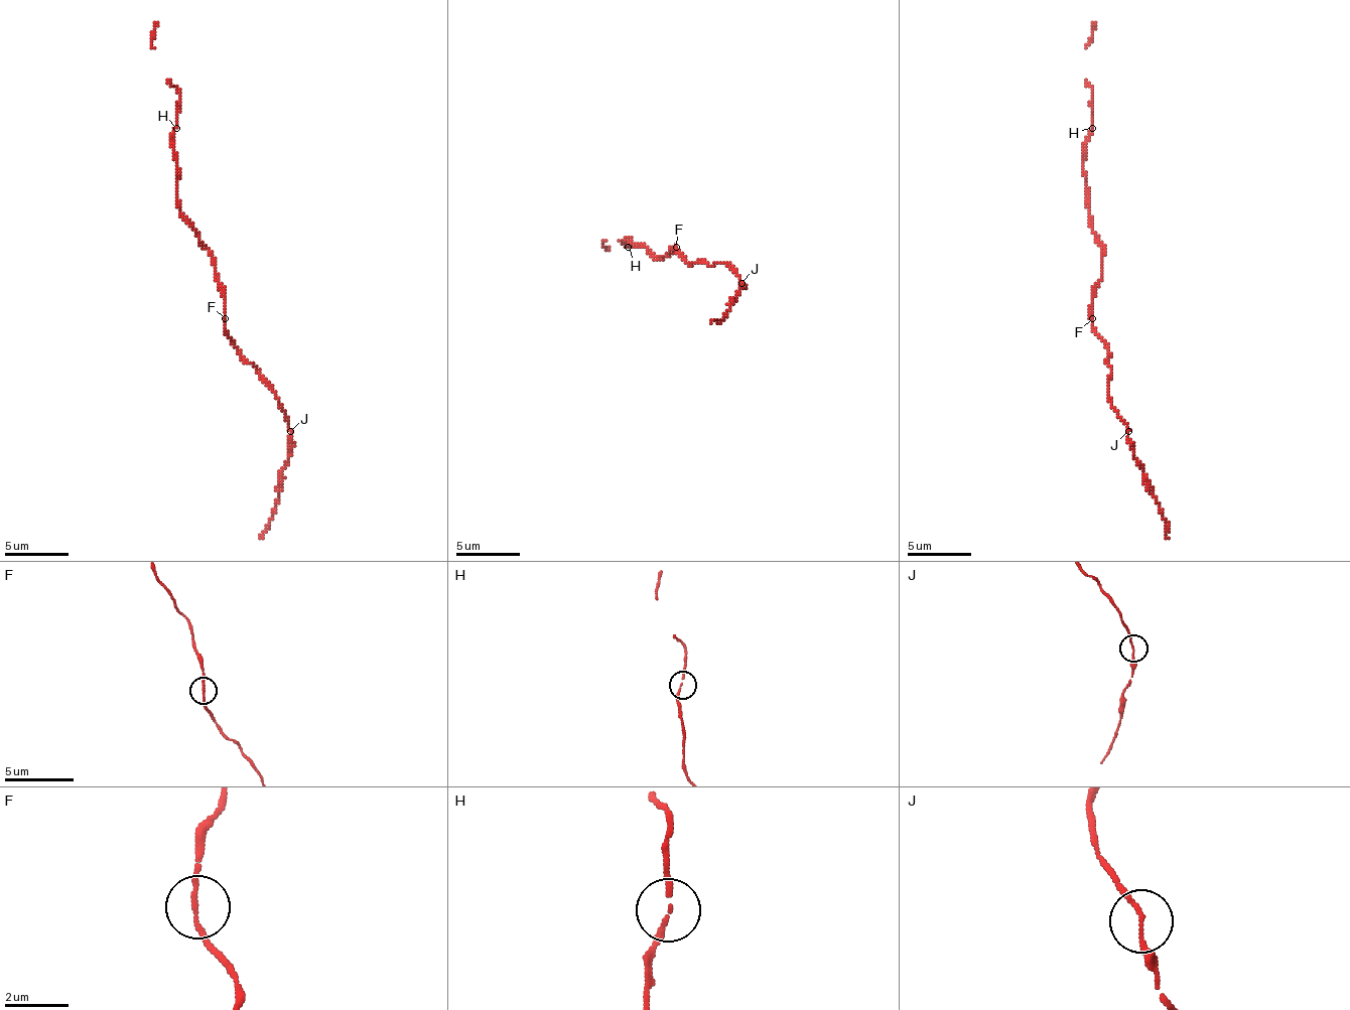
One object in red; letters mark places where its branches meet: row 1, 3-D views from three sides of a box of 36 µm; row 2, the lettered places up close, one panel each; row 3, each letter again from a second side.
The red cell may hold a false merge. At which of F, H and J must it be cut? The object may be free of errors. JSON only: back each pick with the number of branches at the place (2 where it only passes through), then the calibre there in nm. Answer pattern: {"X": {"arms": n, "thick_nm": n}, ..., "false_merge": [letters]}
{"J": {"arms": 2, "thick_nm": 120}, "false_merge": ["J"]}

